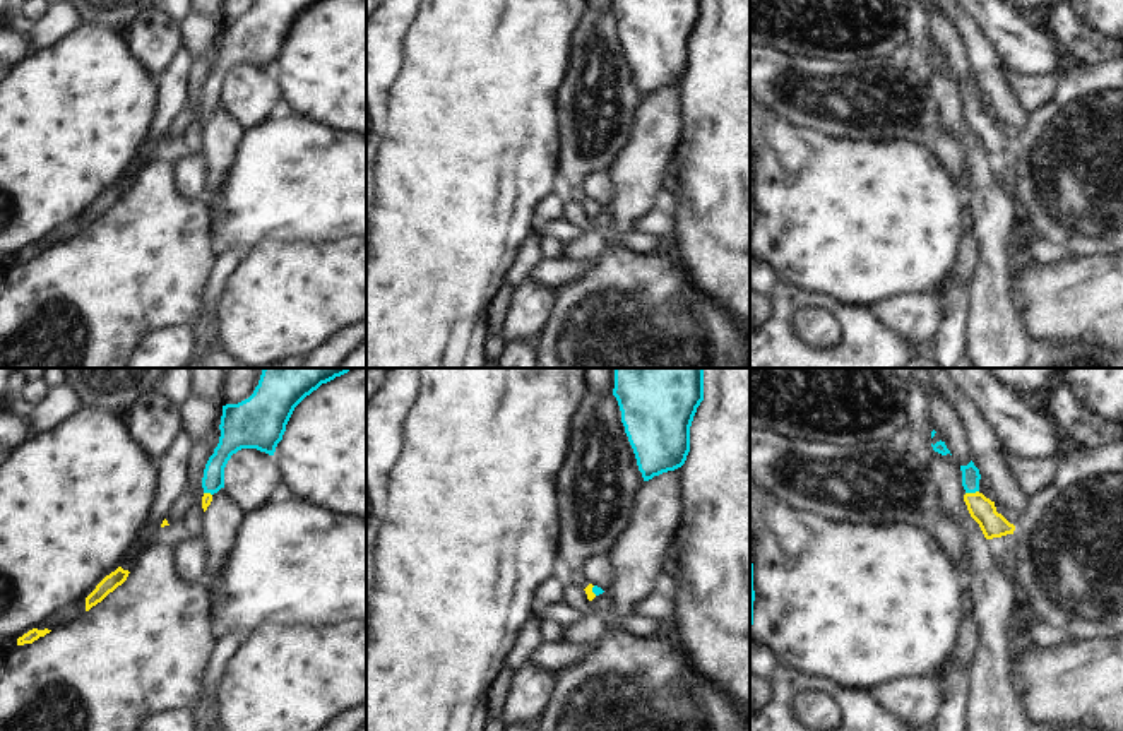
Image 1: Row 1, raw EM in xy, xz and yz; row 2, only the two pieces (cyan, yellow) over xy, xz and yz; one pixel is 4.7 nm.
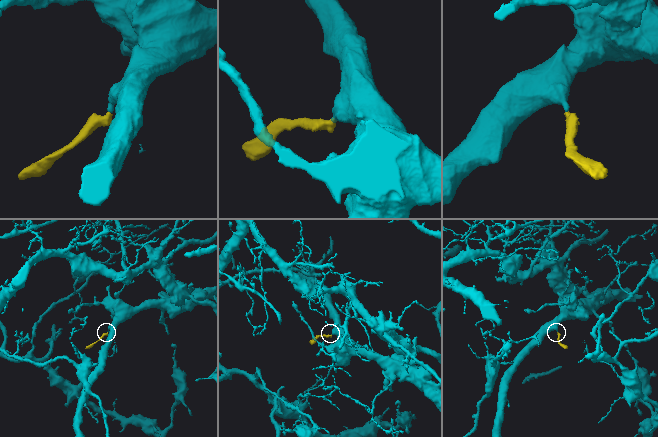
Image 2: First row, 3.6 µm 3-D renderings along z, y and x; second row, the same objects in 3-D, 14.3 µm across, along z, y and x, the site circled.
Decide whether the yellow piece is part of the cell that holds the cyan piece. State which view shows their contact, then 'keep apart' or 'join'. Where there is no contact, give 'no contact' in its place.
contact in yz; join

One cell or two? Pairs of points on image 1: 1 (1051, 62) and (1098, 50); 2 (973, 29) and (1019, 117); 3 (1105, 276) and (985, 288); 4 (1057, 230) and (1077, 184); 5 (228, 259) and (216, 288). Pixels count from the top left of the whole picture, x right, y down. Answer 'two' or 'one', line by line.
1: two
2: one
3: two
4: one
5: one

